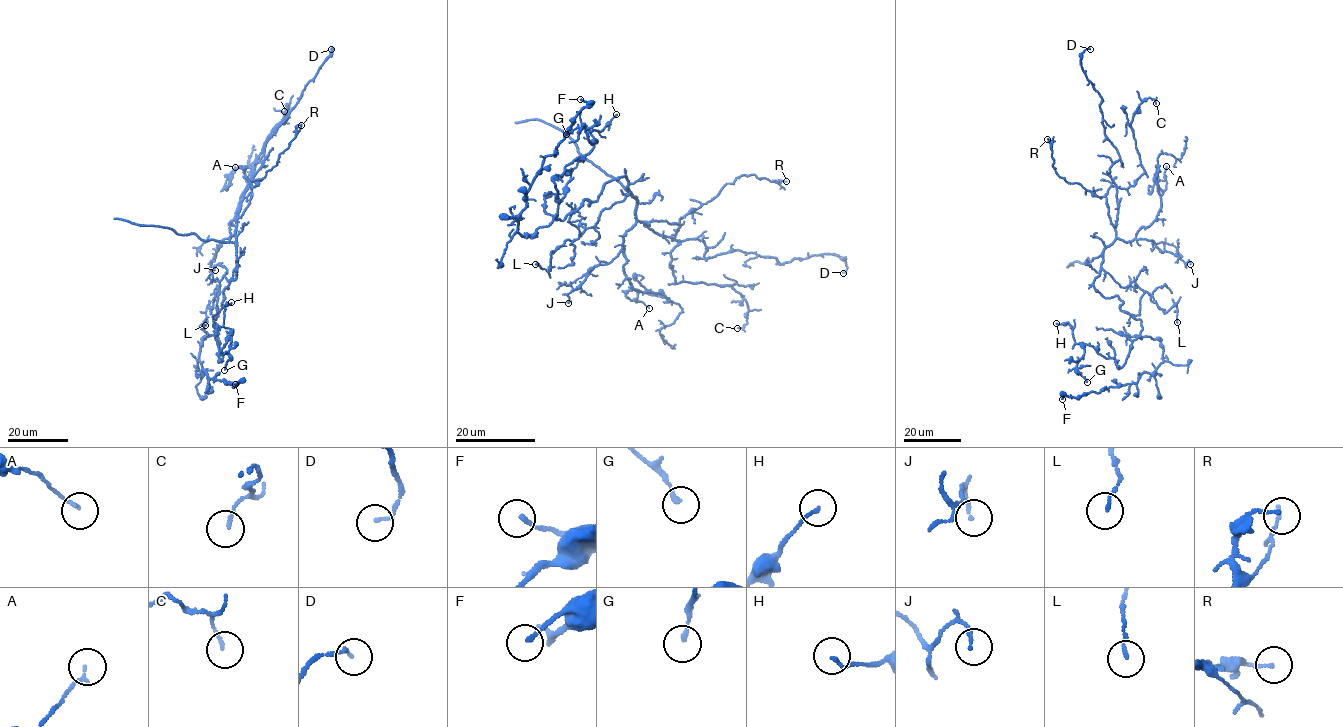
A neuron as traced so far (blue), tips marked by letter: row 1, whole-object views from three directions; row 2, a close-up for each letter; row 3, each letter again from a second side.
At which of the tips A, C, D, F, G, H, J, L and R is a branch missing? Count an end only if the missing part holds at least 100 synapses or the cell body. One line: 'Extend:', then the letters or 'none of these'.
Extend: none of these

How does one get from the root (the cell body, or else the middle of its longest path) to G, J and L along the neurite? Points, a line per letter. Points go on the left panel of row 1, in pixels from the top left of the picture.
G: (236, 268), (214, 317), (221, 361), (219, 354), (232, 332), (231, 357), (224, 370)
J: (236, 268), (235, 230), (220, 242), (211, 266), (215, 270)
L: (236, 268), (237, 258), (231, 278), (228, 281), (223, 276), (220, 280), (210, 313), (207, 306), (205, 325)

